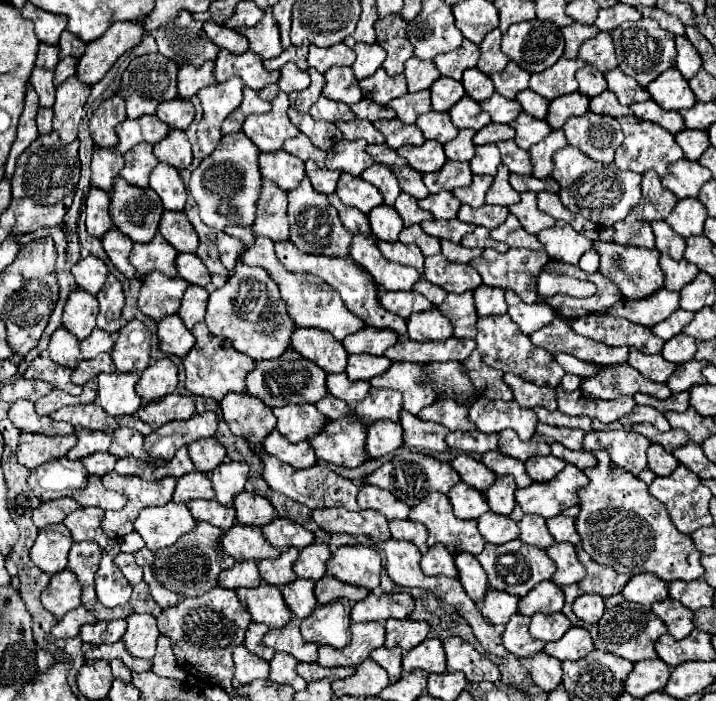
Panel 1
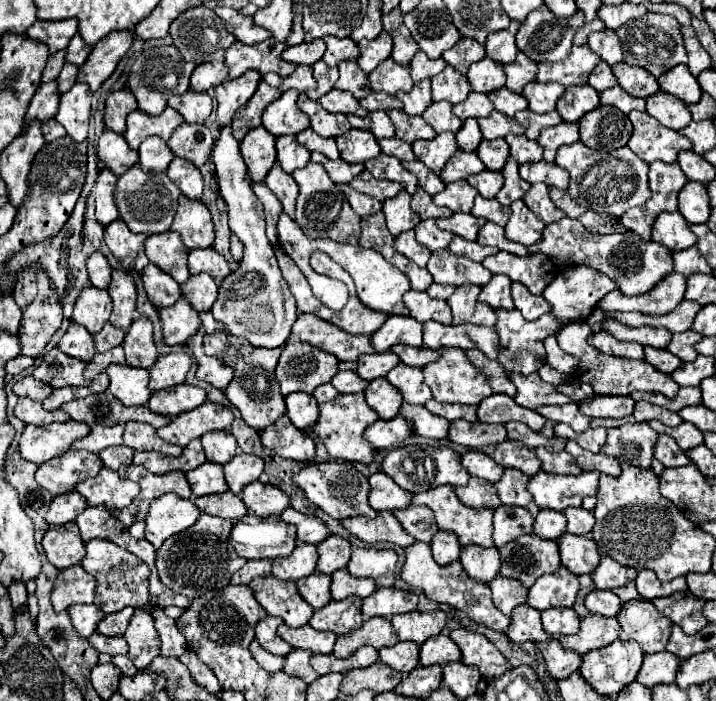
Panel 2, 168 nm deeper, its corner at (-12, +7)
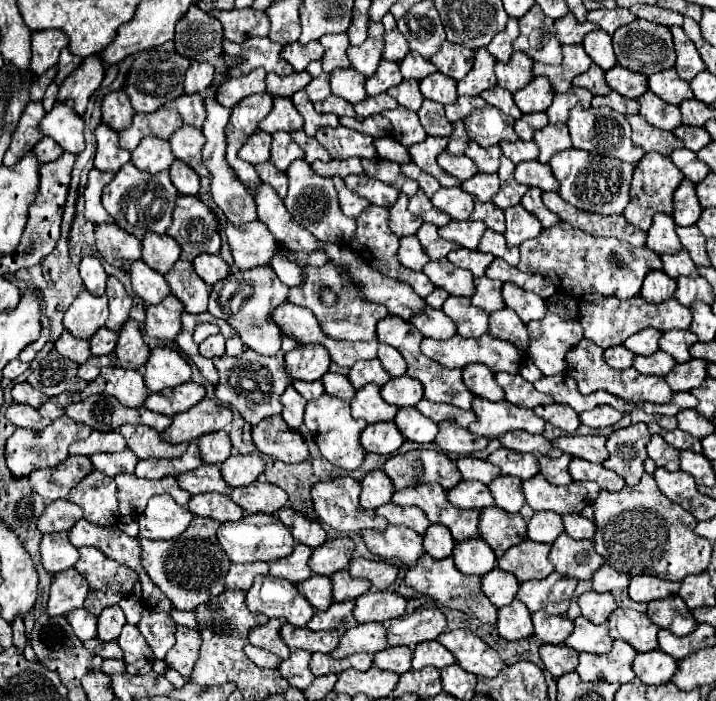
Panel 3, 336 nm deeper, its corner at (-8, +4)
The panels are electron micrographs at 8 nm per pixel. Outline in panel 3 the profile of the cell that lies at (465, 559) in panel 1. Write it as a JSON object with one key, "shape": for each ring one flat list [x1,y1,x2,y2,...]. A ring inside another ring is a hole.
{"shape":[[470,538,464,542,456,542,452,558,454,558,456,568,464,574,484,576,486,572,496,568,496,556,482,538]]}

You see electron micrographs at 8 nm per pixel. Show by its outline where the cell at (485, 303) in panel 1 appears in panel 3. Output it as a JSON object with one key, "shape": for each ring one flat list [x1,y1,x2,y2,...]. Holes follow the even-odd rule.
{"shape":[[486,276,476,278,476,294,472,296,472,304,476,308,482,308,484,312,494,312,504,308,502,300,502,282,490,280]]}

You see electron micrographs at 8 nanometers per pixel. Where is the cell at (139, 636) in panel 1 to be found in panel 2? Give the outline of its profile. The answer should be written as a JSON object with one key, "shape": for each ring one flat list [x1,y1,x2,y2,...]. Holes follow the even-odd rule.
{"shape":[[134,611,124,637,130,647,128,657,140,671,146,669,152,663,152,659,160,653,160,637,156,637,152,615,146,611]]}

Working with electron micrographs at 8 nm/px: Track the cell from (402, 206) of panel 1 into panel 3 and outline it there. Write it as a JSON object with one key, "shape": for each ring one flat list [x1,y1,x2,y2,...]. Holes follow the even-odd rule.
{"shape":[[418,190,418,192,410,198,408,210,410,210,414,216,420,216,424,222,432,222,432,224,436,224,436,226,444,226,444,224,450,222,450,216,444,214,444,212,440,212,440,210,436,210,436,208,432,206,430,198,428,198,422,190]]}

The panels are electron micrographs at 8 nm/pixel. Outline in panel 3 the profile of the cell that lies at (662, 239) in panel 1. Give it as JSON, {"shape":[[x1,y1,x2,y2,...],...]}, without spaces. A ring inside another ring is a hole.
{"shape":[[668,214,654,216,654,222,652,222,652,226,648,230,648,238,646,238,646,248,654,250,658,256,676,254,682,250,672,216,668,216]]}

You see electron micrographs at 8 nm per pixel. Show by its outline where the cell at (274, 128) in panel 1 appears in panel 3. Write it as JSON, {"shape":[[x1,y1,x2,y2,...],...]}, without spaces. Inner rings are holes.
{"shape":[[274,98,274,108,272,112,262,120,260,130,274,134,274,132,294,132,304,126,302,116,294,108,290,98]]}

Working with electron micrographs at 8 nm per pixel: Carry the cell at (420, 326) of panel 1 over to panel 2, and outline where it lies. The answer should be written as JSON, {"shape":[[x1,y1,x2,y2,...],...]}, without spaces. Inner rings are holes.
{"shape":[[436,321,424,323,424,345,456,347,462,351,480,349,488,359,498,359,498,337,494,329,484,329,476,325,440,325]]}

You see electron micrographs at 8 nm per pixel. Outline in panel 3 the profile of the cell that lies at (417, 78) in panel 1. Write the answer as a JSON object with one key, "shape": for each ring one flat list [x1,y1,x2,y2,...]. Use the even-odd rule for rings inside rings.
{"shape":[[408,52,406,58,400,62,400,70,402,70,404,80,422,80,422,78,430,76,432,72,436,72,438,68,430,60,422,58,420,54]]}

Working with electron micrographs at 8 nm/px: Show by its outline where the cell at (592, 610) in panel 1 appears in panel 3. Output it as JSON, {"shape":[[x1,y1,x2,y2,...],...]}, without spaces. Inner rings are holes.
{"shape":[[586,592,578,598,578,606,580,606,584,618,588,618,594,624,602,624,616,610,616,600,612,594]]}

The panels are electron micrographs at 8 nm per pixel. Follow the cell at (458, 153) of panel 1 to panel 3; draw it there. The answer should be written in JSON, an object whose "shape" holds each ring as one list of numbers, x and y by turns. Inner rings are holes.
{"shape":[[458,120,458,122,454,122,452,126,454,126,454,132,452,132,452,136,450,136,450,142,448,142,448,148,446,148,446,150,448,150,452,156,464,154,466,148,468,148,468,142,470,142,470,138,468,138,468,134,466,134,466,128,464,128,464,122]]}

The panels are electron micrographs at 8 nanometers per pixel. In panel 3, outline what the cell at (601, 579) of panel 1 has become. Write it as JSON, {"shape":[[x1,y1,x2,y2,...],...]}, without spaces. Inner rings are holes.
{"shape":[[604,564,592,578,596,592,612,592,612,590,626,590,630,584,630,576,624,572,614,570,612,566]]}

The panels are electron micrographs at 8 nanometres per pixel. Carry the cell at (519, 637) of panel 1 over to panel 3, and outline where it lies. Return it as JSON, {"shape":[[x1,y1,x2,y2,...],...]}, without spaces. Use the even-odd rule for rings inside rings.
{"shape":[[514,600,506,608,498,610,496,628,504,640,522,640,534,634,530,612,520,600]]}

